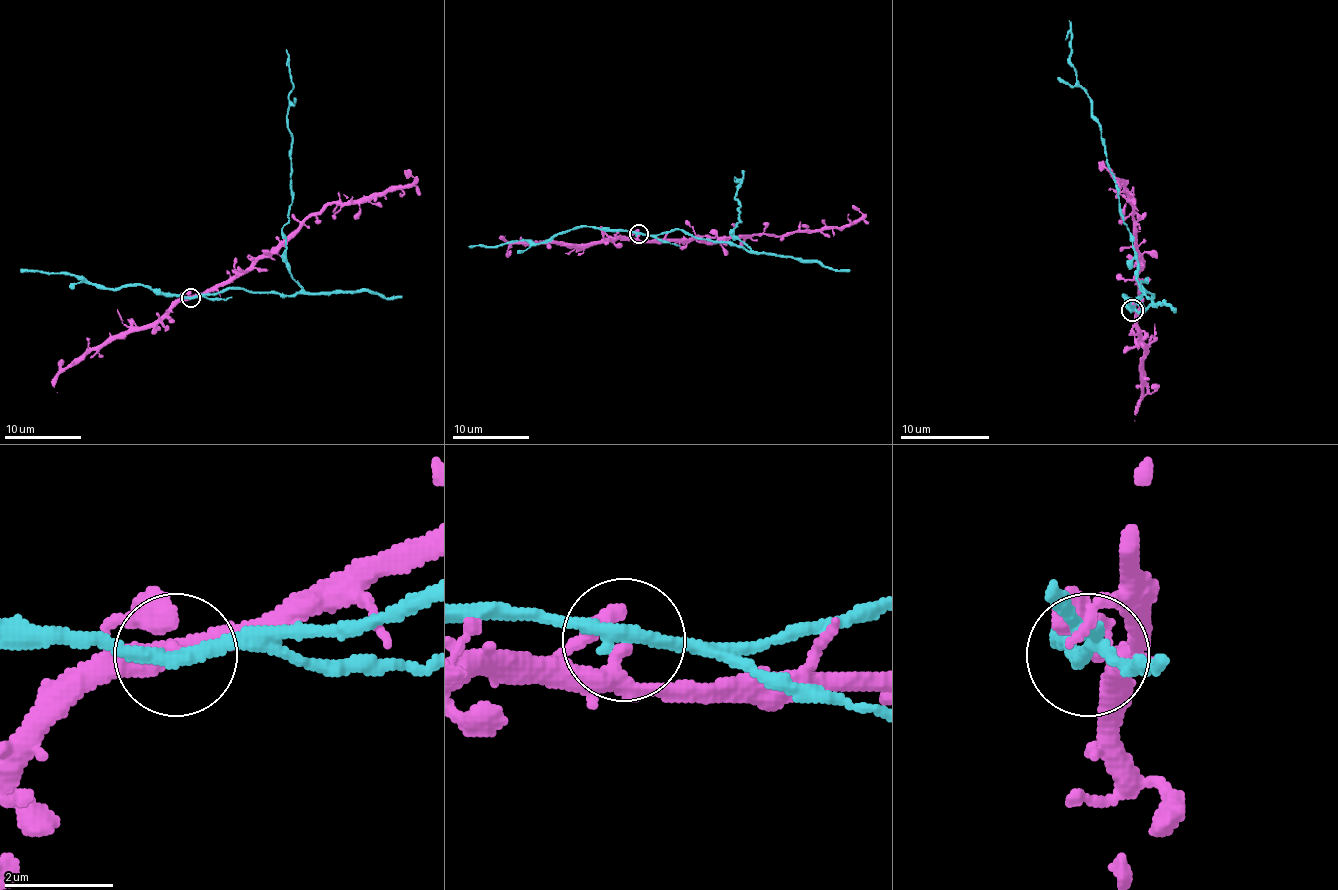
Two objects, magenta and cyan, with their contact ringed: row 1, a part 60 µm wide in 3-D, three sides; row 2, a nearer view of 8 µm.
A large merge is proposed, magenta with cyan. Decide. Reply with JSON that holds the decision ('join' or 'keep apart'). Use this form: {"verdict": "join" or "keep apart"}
{"verdict": "keep apart"}

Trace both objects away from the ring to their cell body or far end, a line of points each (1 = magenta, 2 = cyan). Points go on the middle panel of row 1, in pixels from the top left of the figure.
1: (639, 235), (641, 241), (717, 241), (761, 233), (780, 235), (818, 231), (855, 224), (862, 214), (853, 205)
2: (639, 233), (683, 230), (750, 249), (731, 231), (740, 222), (734, 197), (740, 180), (734, 180)

